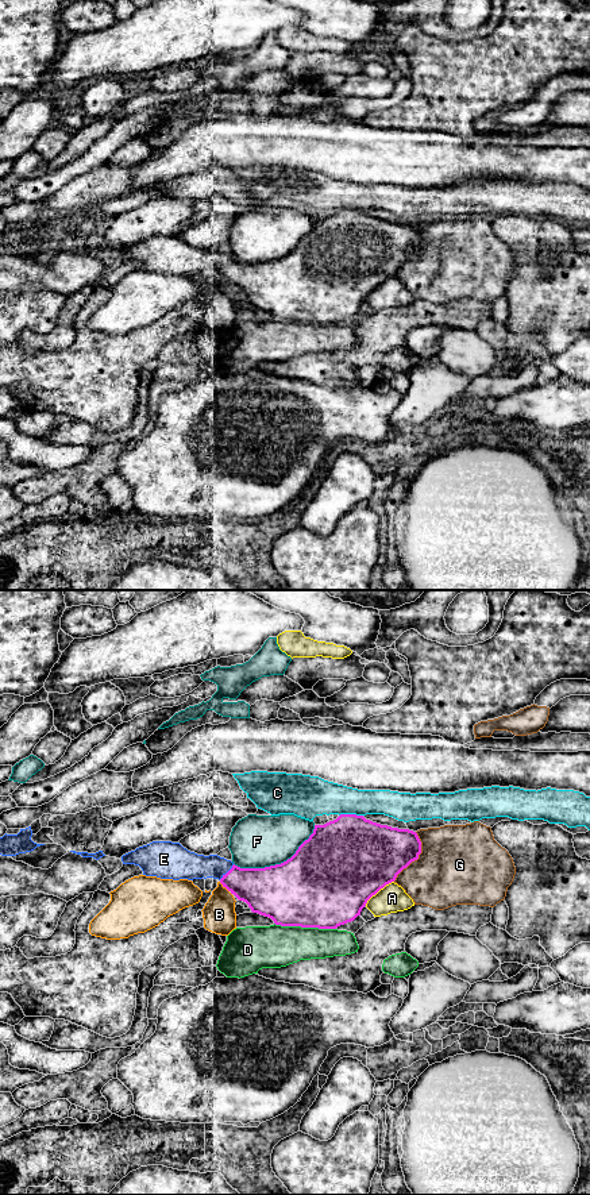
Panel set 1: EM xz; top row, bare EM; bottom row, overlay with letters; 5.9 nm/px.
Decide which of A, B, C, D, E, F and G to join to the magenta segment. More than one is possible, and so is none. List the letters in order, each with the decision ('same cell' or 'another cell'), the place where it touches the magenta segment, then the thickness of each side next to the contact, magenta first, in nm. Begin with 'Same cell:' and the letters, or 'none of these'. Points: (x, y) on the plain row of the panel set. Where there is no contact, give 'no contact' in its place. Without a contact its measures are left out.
Same cell: E
A: another cell; contact xz (378, 285); calibres 500 and 170 nm
B: another cell; contact xz (226, 282); calibres 280 and 190 nm
C: another cell; contact xz (350, 209); calibres 480 and 220 nm
D: another cell; contact xz (305, 322); calibres 480 and 260 nm
E: same cell; contact xz (227, 268); calibres 280 and 170 nm
F: another cell; contact xz (277, 259); calibres 440 and 320 nm
G: another cell; contact xz (417, 253); calibres 360 and 480 nm

